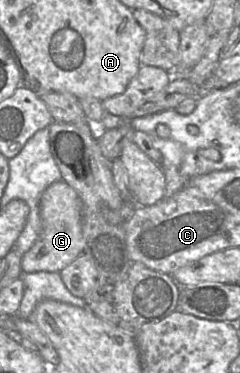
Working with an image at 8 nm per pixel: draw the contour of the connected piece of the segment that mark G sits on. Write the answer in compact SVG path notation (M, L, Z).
M64 180L52 183L40 199L42 230L30 250L22 256L23 273L60 272L82 254L84 239L81 226L82 201L77 191Z

